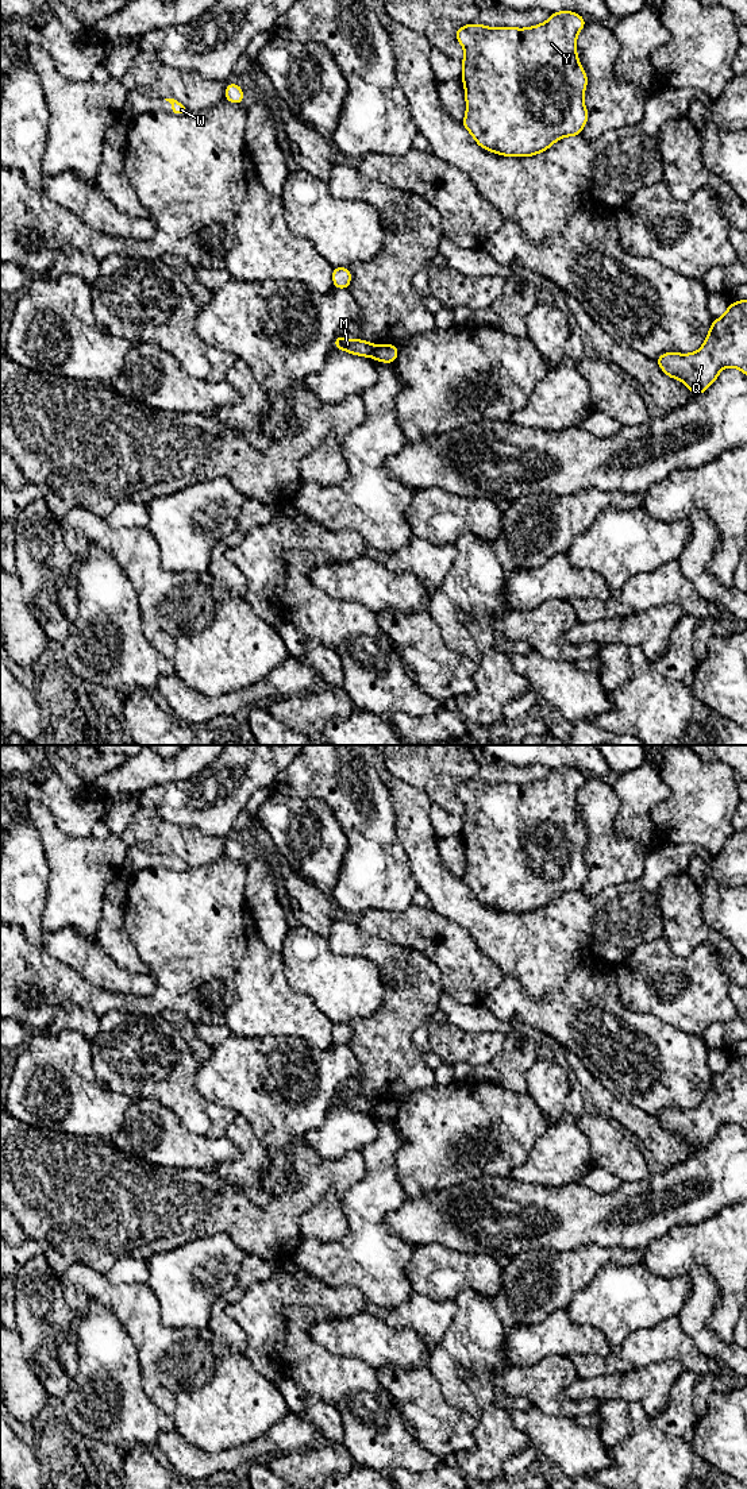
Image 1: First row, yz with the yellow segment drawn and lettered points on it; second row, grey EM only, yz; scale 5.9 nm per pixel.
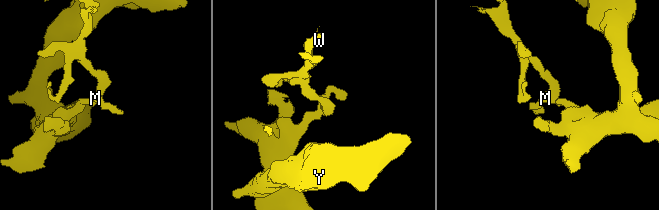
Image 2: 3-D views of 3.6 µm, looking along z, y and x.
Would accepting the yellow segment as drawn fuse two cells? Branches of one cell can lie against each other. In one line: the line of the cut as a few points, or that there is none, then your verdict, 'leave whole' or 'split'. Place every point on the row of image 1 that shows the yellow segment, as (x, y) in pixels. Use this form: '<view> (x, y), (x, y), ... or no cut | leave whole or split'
yz (377, 346), (373, 358) | split

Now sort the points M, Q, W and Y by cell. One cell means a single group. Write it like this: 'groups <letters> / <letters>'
groups M W / Q Y

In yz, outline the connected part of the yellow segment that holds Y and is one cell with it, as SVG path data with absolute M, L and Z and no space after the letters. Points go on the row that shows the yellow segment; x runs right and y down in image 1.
M559 11L551 12L547 22L527 28L473 23L457 30L455 39L465 50L461 78L465 86L466 115L462 124L480 147L497 155L534 157L561 138L581 135L589 116L584 103L588 76L577 57L577 35L585 24L586 20L577 12Z

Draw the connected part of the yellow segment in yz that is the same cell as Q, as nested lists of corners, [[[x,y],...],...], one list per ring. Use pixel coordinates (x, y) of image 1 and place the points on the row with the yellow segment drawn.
[[[747,300],[731,302],[720,319],[713,319],[698,351],[692,354],[666,352],[655,360],[666,375],[686,385],[693,398],[702,394],[725,367],[739,369],[747,375]]]

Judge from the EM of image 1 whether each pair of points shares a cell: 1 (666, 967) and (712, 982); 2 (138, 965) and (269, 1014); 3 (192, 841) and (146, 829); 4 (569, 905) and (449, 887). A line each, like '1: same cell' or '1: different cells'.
1: same cell
2: different cells
3: same cell
4: same cell

